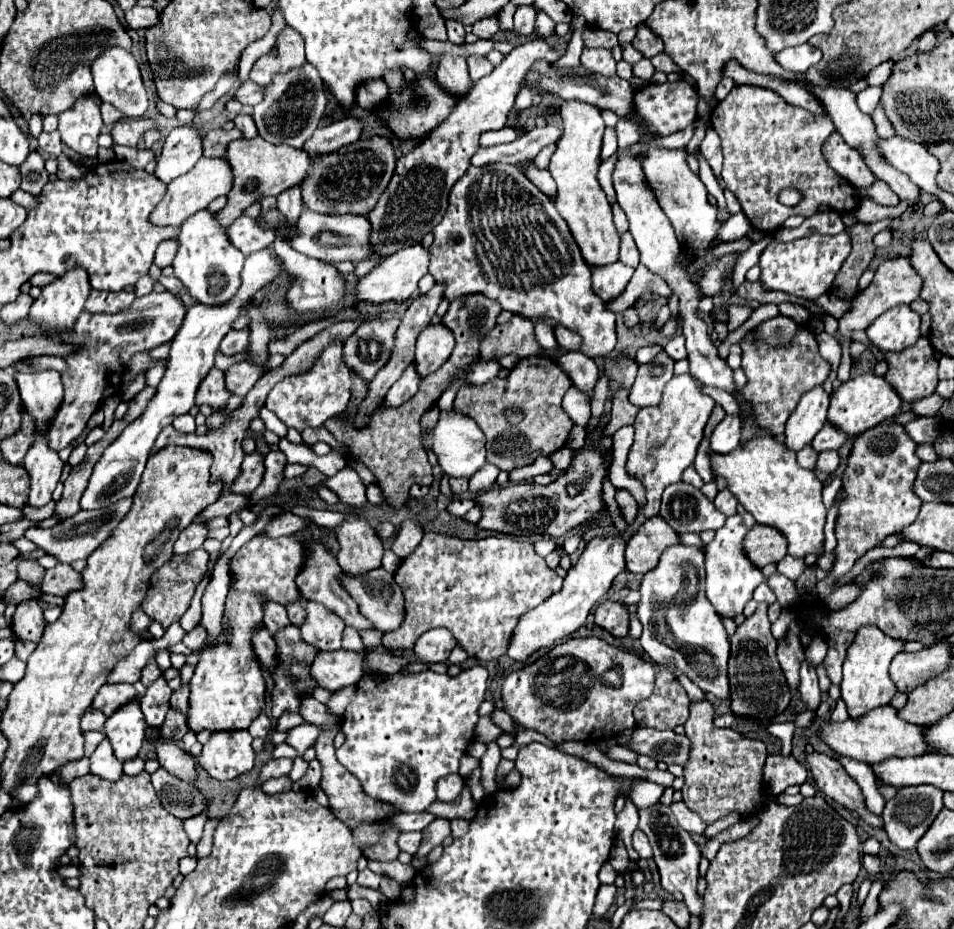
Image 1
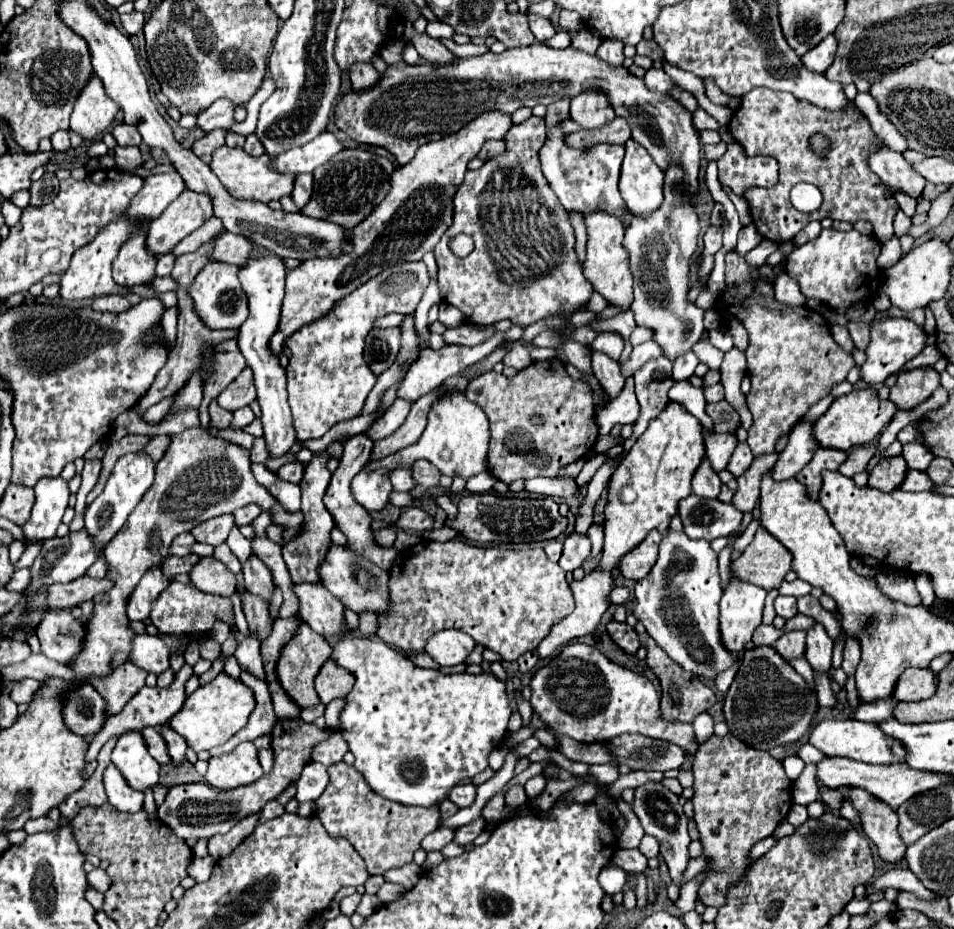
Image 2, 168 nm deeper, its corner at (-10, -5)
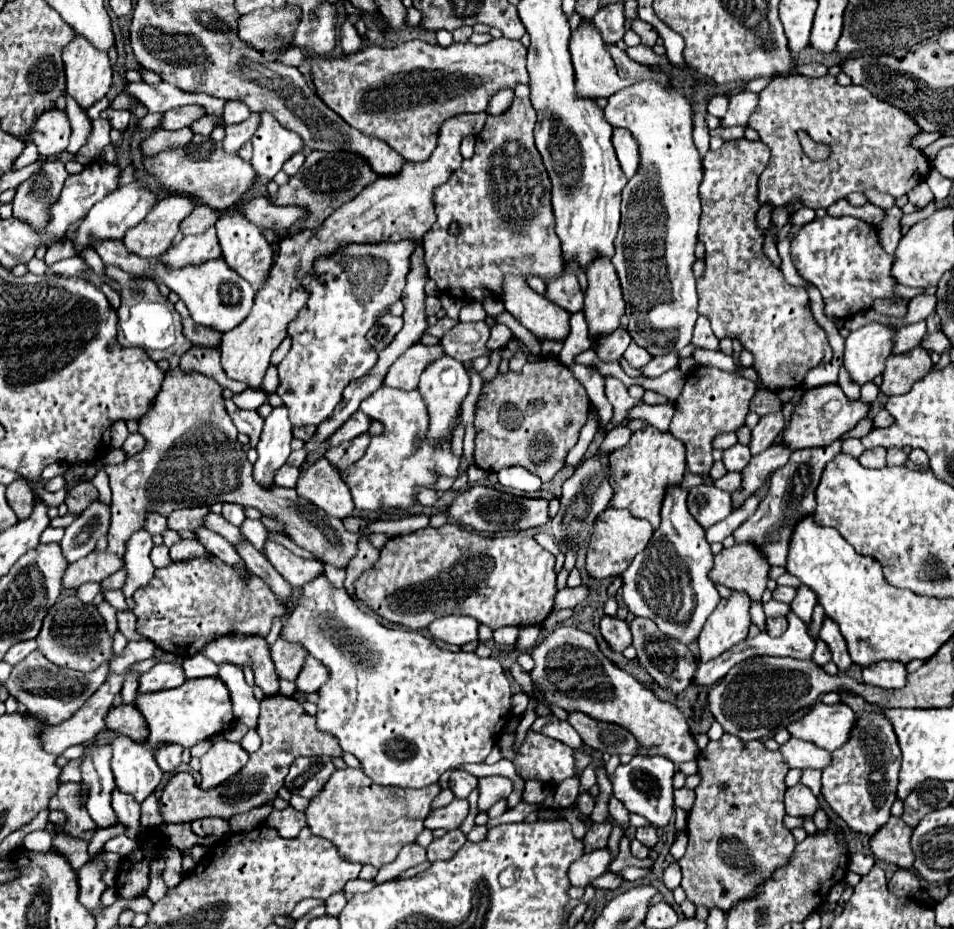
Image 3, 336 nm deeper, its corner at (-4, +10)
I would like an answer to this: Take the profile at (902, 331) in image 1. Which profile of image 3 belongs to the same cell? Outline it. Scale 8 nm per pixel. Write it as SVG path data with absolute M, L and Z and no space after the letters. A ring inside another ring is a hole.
M870 322L846 338L844 366L860 386L874 380L892 356L892 346L898 328L882 322Z

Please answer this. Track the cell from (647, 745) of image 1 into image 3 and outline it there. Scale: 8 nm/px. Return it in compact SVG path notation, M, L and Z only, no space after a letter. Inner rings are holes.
M572 712L568 722L576 728L580 738L602 754L630 754L638 756L642 744L622 726L594 720L582 712Z

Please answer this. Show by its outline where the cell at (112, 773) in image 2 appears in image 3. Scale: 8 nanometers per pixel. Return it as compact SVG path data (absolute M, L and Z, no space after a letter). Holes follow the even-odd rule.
M114 788L114 792L112 792L112 808L114 808L116 816L118 816L118 822L128 826L126 836L138 840L140 834L142 834L142 828L140 828L140 804L134 800L134 796L122 792L120 788Z

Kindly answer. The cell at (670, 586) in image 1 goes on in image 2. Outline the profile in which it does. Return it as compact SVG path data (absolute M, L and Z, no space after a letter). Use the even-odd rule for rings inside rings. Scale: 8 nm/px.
M664 533L660 543L658 561L652 571L636 583L636 607L634 617L646 627L648 635L672 657L682 669L696 673L704 679L714 679L720 671L728 669L736 655L726 651L720 643L720 575L718 575L718 553L704 539L690 539L686 533Z

